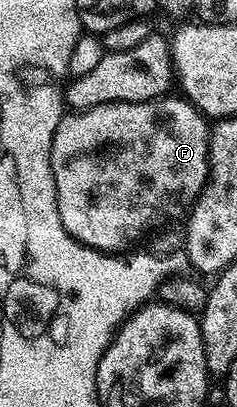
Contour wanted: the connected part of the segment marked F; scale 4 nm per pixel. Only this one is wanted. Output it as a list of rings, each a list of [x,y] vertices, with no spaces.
[[[170,96],[131,105],[117,101],[63,116],[52,139],[50,166],[56,183],[60,223],[83,245],[111,255],[121,254],[126,251],[122,249],[136,244],[145,233],[153,234],[169,226],[166,225],[169,221],[185,218],[188,207],[201,195],[210,175],[211,126],[189,101],[177,101]]]

